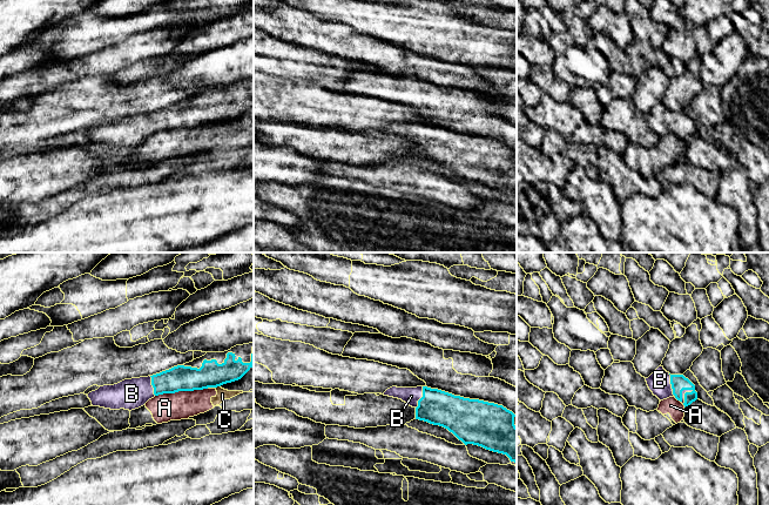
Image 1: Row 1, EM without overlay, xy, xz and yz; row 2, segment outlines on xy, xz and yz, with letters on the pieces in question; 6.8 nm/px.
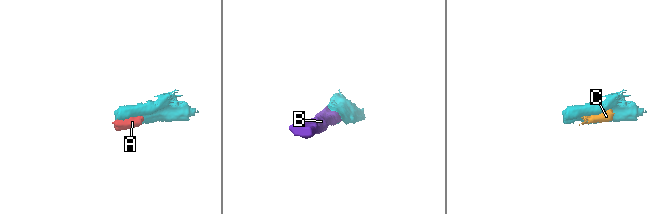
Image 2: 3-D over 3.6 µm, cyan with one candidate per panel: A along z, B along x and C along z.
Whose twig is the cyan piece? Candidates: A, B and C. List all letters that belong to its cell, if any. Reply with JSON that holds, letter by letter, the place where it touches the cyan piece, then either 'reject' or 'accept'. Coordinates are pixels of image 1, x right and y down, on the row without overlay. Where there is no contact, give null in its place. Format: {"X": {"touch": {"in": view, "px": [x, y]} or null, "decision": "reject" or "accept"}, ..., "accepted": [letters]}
{"A": {"touch": {"in": "xy", "px": [181, 127]}, "decision": "reject"}, "B": {"touch": {"in": "yz", "px": [672, 122]}, "decision": "accept"}, "C": {"touch": {"in": "xy", "px": [217, 122]}, "decision": "reject"}, "accepted": ["B"]}

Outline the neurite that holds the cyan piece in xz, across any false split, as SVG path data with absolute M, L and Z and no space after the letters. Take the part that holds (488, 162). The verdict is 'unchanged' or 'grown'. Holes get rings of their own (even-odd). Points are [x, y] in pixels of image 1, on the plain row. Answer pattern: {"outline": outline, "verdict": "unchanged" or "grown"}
{"outline": "M392 123L383 132L407 140L416 146L416 156L447 166L465 182L506 191L517 200L515 152L502 142L427 123Z", "verdict": "grown"}

